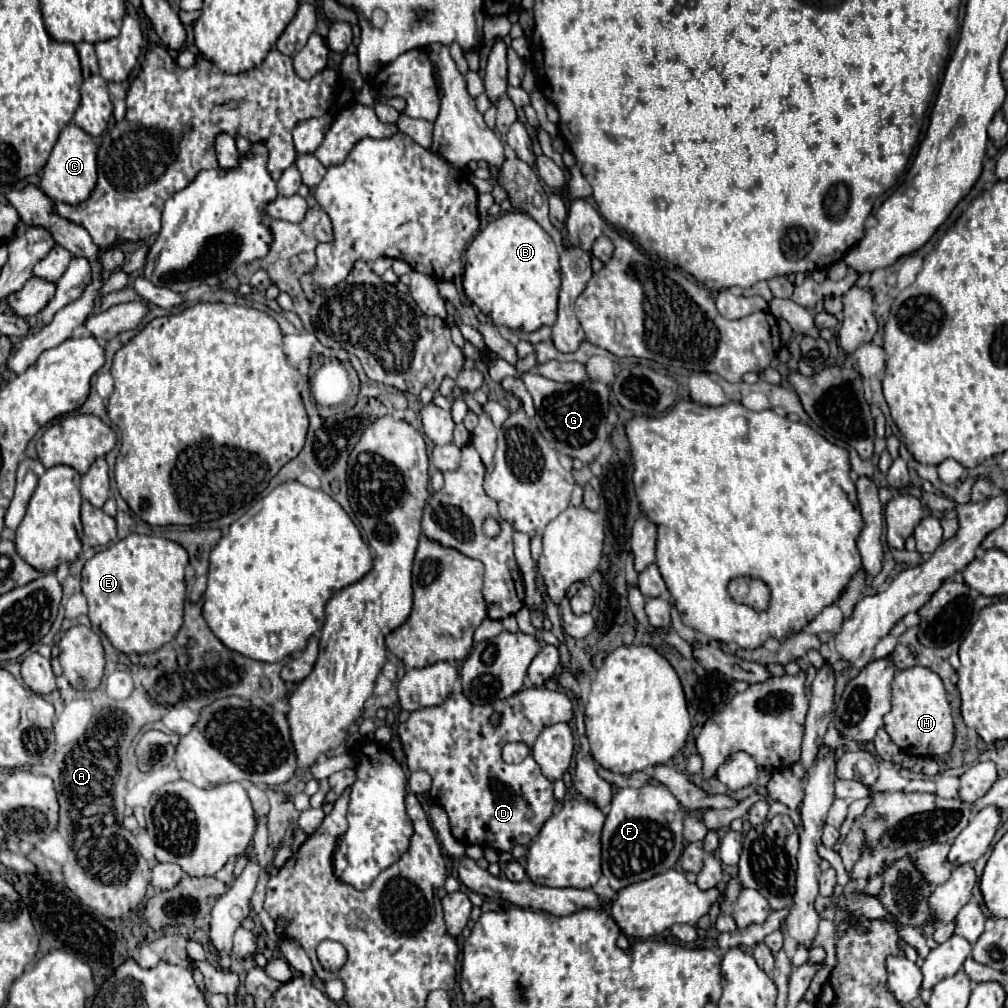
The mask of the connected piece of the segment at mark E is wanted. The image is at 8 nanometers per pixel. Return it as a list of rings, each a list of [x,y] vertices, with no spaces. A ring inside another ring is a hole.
[[[130,534],[98,552],[82,570],[82,594],[88,600],[90,622],[124,654],[156,652],[160,646],[172,642],[182,626],[186,564],[188,552],[180,544],[156,536]]]

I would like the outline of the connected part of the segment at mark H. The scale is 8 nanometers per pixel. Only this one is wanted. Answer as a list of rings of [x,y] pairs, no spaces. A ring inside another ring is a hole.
[[[924,666],[896,672],[892,680],[892,710],[884,716],[884,728],[894,744],[908,756],[942,756],[954,744],[954,722],[942,678]]]

